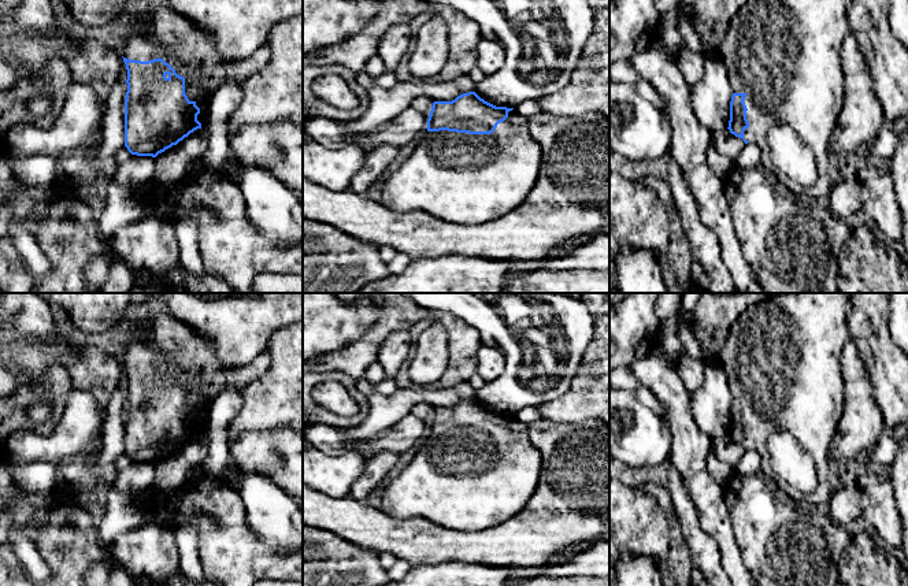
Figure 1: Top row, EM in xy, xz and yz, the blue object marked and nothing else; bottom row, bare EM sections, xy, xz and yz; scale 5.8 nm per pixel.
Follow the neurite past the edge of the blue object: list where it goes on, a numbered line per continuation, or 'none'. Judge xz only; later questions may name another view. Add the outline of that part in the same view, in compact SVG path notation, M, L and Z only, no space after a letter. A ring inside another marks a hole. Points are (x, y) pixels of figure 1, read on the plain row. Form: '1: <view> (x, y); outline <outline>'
1: xz (463, 485); outline M515 416L490 441L426 438L408 466L382 492L379 509L399 519L423 518L462 533L478 533L520 512L534 494L542 456L530 442L529 426Z

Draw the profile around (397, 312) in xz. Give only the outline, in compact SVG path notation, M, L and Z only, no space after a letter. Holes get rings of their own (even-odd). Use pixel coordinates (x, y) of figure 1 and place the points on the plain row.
M403 293L378 294L383 298L378 320L355 342L303 361L303 374L340 371L355 381L362 379L368 367L378 361L379 345L392 331L409 330L415 323L438 315L436 311L414 303Z

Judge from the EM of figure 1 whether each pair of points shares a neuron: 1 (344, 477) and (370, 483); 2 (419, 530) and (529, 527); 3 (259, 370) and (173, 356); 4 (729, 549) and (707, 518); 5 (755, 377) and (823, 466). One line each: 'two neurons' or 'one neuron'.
1: two neurons
2: one neuron
3: one neuron
4: one neuron
5: one neuron

